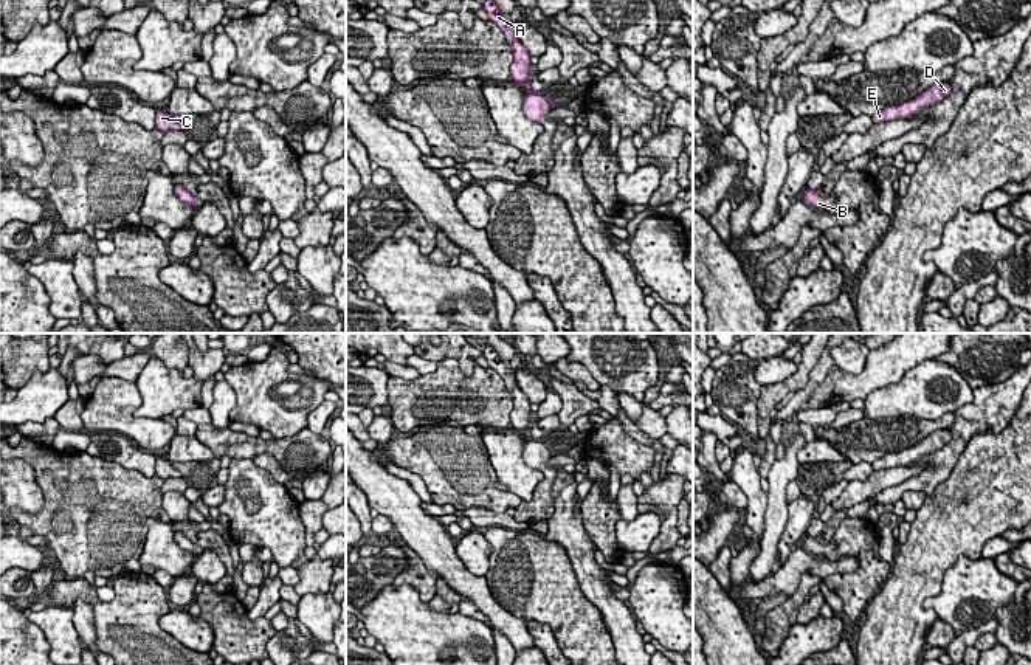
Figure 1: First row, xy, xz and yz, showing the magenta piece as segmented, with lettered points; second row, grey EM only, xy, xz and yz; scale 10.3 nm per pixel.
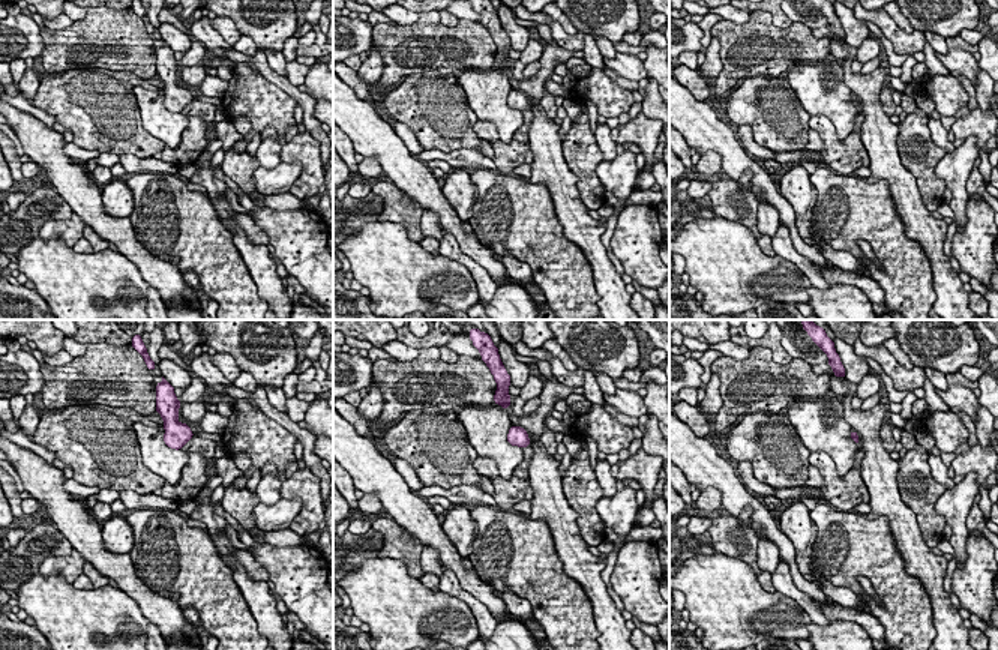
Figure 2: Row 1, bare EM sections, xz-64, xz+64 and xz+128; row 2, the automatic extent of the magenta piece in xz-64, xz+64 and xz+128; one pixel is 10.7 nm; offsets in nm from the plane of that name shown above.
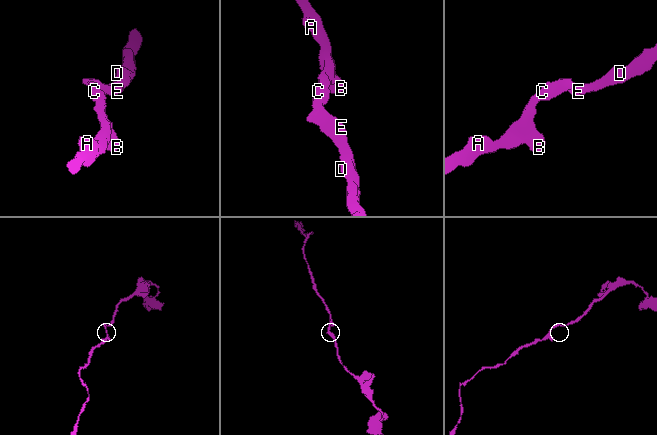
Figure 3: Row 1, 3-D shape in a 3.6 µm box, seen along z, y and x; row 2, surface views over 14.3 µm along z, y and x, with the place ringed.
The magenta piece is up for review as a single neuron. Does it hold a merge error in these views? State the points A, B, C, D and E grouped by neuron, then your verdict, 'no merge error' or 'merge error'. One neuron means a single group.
A B C D E; no merge error

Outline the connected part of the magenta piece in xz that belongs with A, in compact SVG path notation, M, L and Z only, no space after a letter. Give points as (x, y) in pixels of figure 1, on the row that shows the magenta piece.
M485 0L484 9L487 11L491 22L495 22L502 31L505 40L513 50L513 62L510 65L510 79L522 85L527 93L524 96L522 112L526 118L541 122L543 118L550 112L547 99L529 90L529 82L532 76L530 54L527 48L519 42L516 36L515 25L510 19L504 16L501 8L495 0Z

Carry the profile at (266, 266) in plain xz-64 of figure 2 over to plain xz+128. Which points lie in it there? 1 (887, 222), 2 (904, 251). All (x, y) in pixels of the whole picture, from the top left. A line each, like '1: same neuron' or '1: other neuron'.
1: other neuron
2: other neuron

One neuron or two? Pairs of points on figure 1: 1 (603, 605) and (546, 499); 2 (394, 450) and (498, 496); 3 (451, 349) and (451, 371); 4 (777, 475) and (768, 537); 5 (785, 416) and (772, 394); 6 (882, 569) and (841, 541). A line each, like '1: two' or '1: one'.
1: two
2: one
3: two
4: one
5: two
6: one

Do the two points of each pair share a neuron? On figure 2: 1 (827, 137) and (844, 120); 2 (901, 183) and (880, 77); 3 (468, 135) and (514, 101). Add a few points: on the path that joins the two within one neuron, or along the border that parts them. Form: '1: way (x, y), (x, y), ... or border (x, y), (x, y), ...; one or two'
1: border (859, 111), (844, 138), (824, 116), (811, 114); two
2: way (884, 156), (872, 104); one
3: border (471, 126), (482, 138), (491, 143); two

